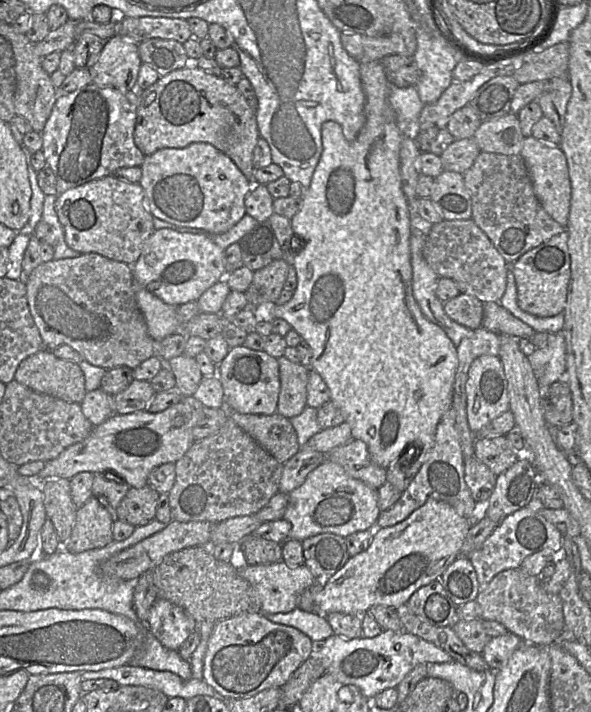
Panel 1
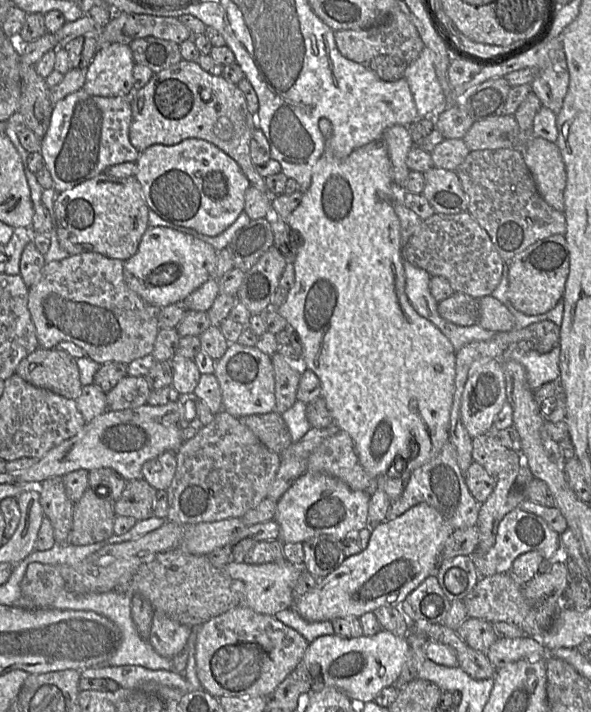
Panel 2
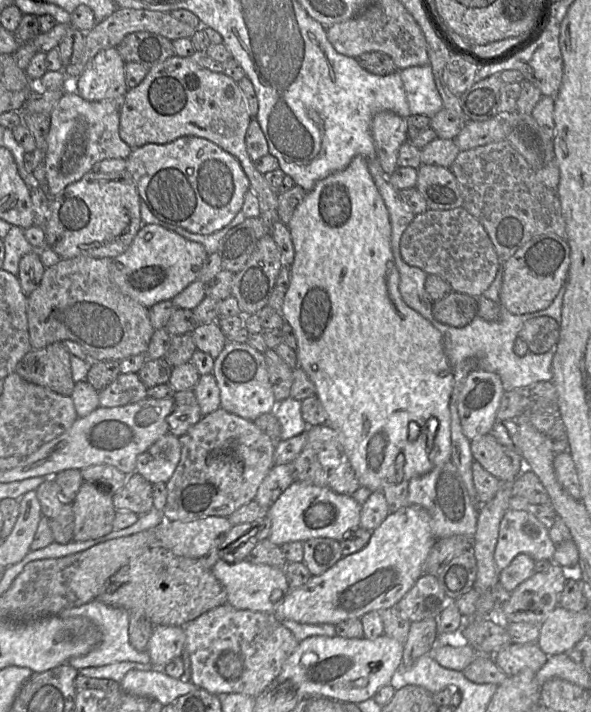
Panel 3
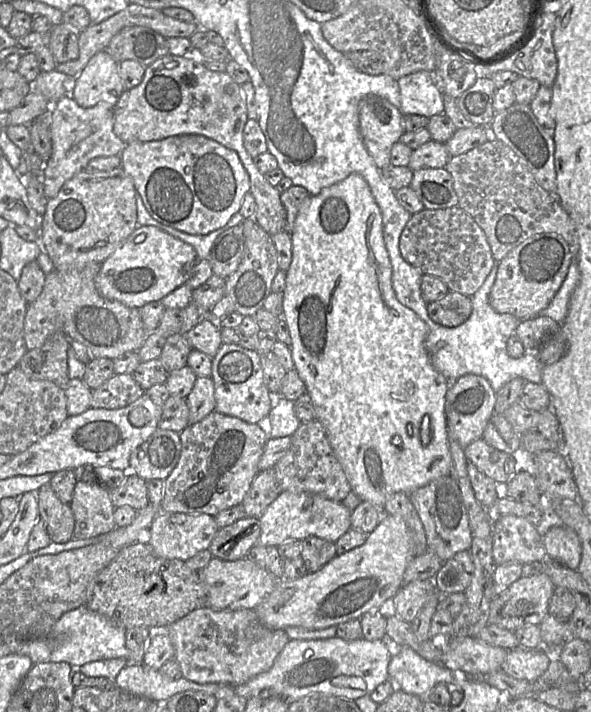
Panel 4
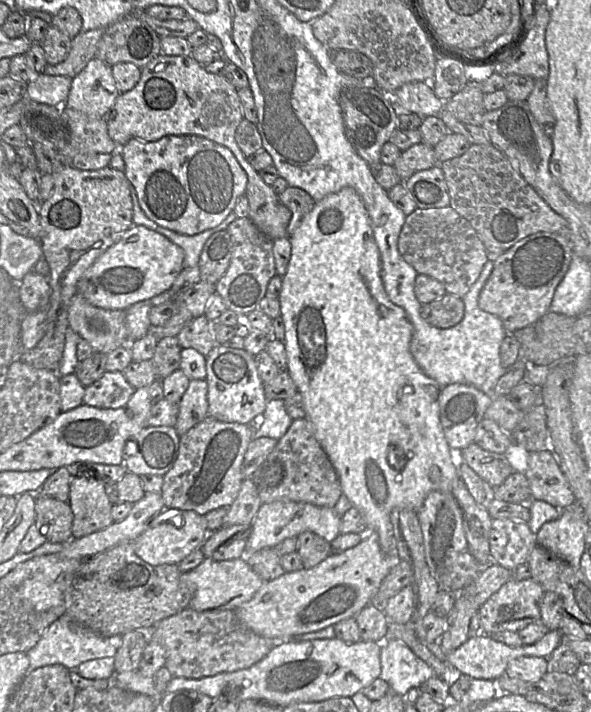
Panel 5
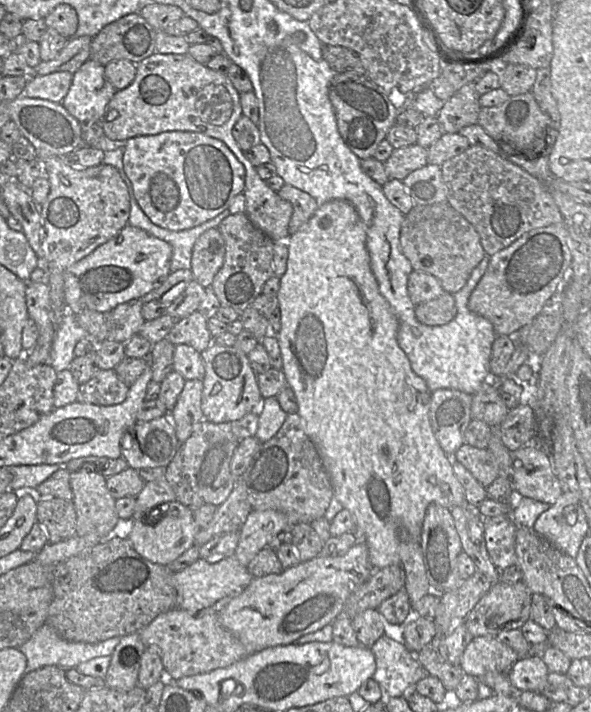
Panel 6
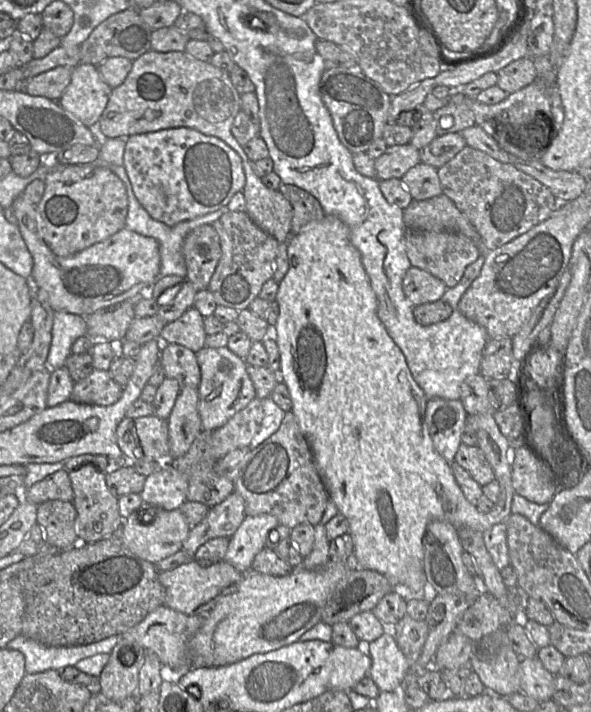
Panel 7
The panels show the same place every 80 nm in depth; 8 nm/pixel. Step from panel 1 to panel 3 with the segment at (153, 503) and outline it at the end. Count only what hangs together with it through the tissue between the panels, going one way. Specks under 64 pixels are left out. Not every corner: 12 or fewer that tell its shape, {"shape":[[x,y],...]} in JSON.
{"shape":[[128,476],[113,494],[117,511],[138,516],[153,508],[152,484]]}

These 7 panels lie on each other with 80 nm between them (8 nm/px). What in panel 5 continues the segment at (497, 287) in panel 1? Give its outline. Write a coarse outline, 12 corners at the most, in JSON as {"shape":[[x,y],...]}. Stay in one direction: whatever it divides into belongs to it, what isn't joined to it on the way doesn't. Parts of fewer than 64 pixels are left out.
{"shape":[[452,207],[408,215],[398,240],[418,274],[464,297],[488,261]]}

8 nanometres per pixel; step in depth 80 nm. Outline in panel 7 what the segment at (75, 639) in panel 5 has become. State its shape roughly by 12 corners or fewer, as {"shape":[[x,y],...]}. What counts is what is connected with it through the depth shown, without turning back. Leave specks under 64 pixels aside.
{"shape":[[19,635],[6,648],[25,657],[25,671],[63,671],[110,654],[122,635],[74,647],[51,647]]}

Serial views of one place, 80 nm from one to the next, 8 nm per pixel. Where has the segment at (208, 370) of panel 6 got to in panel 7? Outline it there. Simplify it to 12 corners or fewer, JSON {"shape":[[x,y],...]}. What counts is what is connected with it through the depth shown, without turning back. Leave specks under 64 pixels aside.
{"shape":[[226,347],[196,354],[198,411],[214,431],[256,398],[247,362]]}

